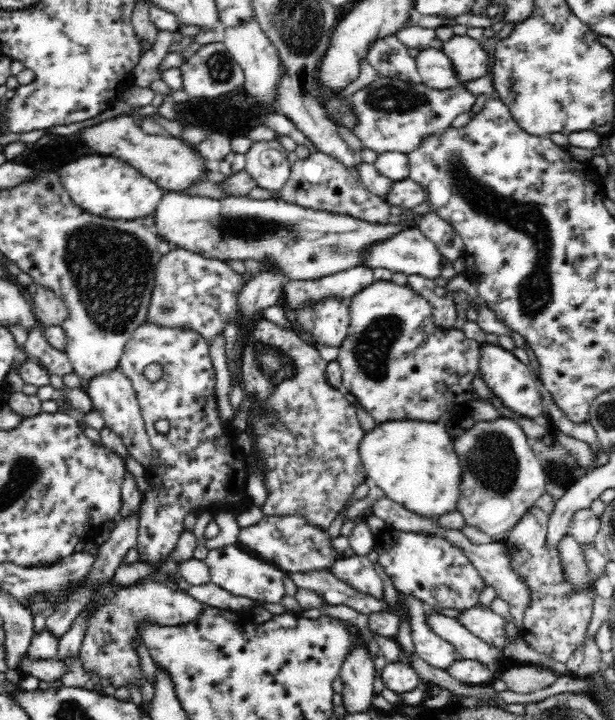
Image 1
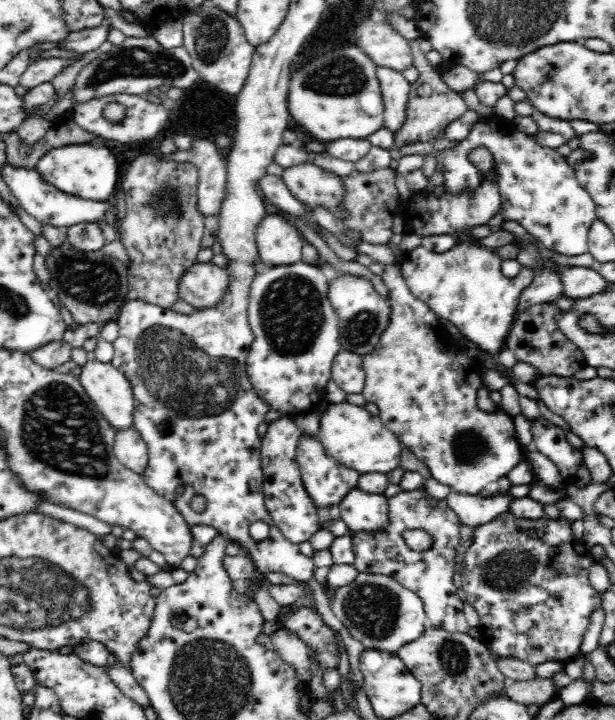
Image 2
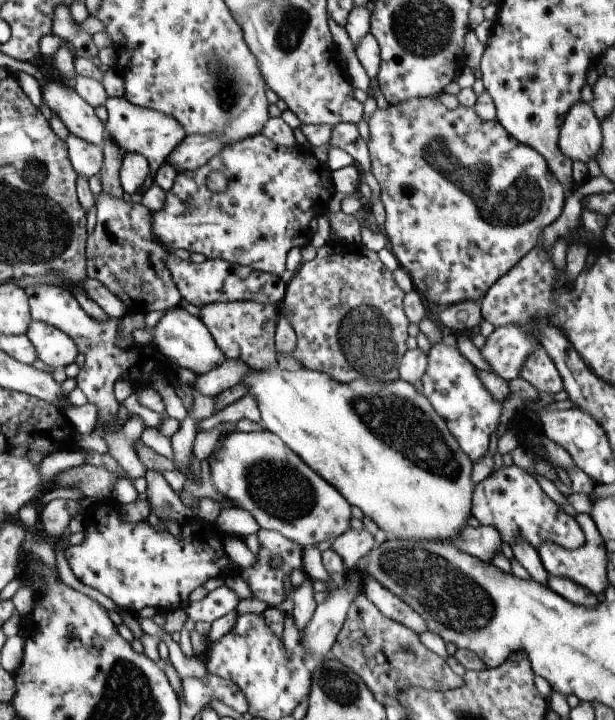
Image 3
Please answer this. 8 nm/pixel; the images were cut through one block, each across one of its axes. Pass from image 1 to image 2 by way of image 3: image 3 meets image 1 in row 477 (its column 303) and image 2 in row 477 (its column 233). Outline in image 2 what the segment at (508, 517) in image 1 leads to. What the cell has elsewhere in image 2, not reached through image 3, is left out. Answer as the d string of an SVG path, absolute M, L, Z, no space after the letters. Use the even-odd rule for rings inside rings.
M395 263L385 265L382 279L390 289L391 297L388 299L388 302L392 305L392 314L390 314L390 324L388 324L388 328L384 330L378 346L372 350L372 354L367 354L362 358L365 372L365 385L361 392L362 396L364 396L366 402L374 402L374 404L376 404L379 410L379 417L382 419L382 422L384 422L384 425L386 425L386 428L392 431L392 433L396 435L396 438L400 439L403 447L408 447L411 454L413 454L420 463L425 465L430 471L431 478L437 480L444 486L450 487L451 491L457 494L480 495L482 490L488 487L489 484L497 482L497 480L501 478L508 477L512 468L523 460L525 448L518 440L518 435L516 435L514 418L500 408L496 411L486 411L480 409L477 405L477 390L483 386L482 367L463 353L462 348L455 343L452 335L448 333L448 329L443 327L443 323L439 321L440 318L430 310L427 303L422 302L422 300L416 298L415 294L412 294L412 291L406 285L405 279L401 275L400 265L396 265Z

